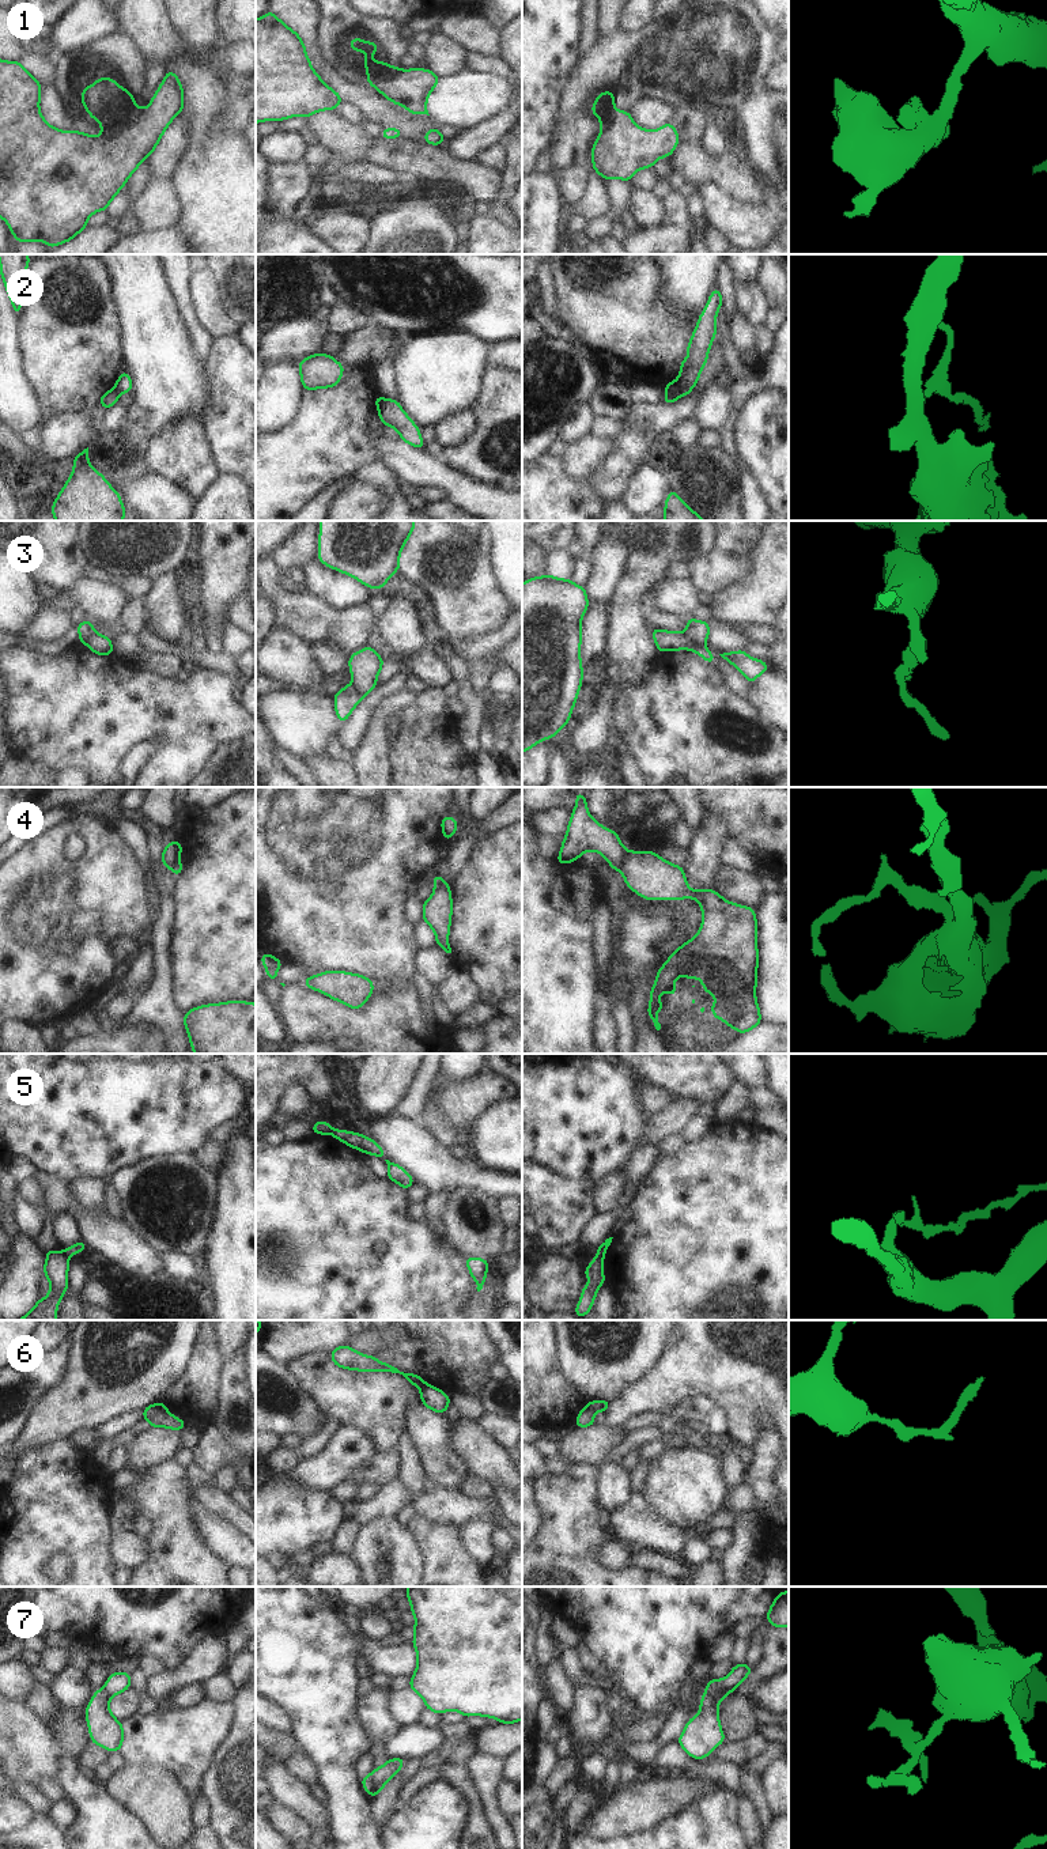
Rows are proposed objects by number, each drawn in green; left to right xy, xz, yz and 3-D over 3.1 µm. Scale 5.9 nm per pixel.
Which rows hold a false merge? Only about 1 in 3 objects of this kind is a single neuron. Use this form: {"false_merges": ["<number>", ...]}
{"false_merges": ["1", "2", "3", "4", "5", "6", "7"]}

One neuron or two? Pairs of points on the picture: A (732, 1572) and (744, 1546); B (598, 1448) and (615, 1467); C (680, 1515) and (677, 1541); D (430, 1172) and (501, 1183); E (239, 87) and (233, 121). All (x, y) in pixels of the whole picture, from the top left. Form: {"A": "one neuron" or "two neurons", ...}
{"A": "one neuron", "B": "two neurons", "C": "two neurons", "D": "one neuron", "E": "one neuron"}

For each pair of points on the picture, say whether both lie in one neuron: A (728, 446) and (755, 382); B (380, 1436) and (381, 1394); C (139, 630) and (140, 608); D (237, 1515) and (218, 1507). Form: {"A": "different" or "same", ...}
{"A": "same", "B": "same", "C": "same", "D": "same"}

